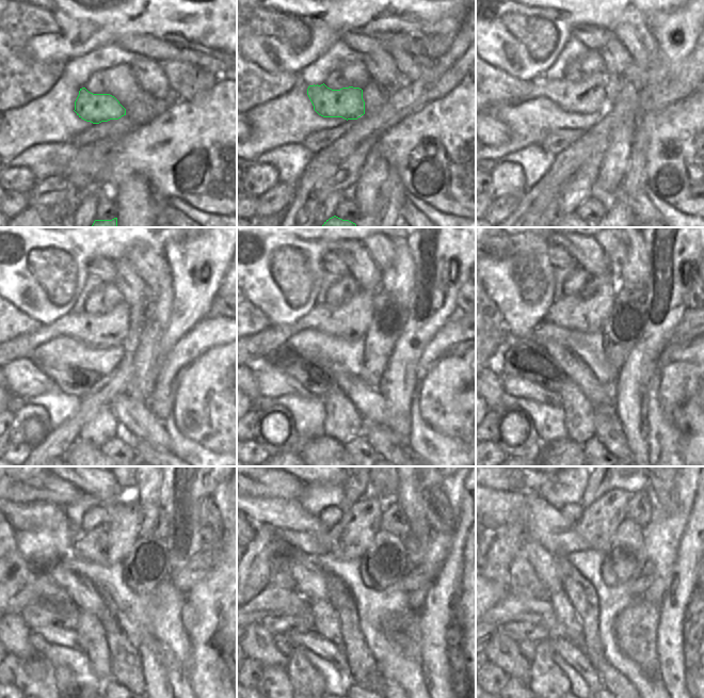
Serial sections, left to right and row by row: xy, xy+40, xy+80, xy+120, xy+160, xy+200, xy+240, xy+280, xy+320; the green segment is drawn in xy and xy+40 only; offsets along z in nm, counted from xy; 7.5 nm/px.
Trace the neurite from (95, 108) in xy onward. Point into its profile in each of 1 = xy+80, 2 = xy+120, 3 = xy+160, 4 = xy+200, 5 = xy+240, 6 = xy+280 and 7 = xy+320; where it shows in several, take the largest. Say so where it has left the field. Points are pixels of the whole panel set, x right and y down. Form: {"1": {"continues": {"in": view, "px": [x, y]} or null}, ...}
{"1": {"continues": {"in": "xy+80", "px": [589, 95]}}, "2": {"continues": {"in": "xy+120", "px": [111, 329]}}, "3": {"continues": {"in": "xy+160", "px": [350, 320]}}, "4": {"continues": {"in": "xy+200", "px": [588, 311]}}, "5": {"continues": {"in": "xy+240", "px": [110, 542]}}, "6": {"continues": {"in": "xy+280", "px": [353, 536]}}, "7": {"continues": {"in": "xy+320", "px": [597, 525]}}}

